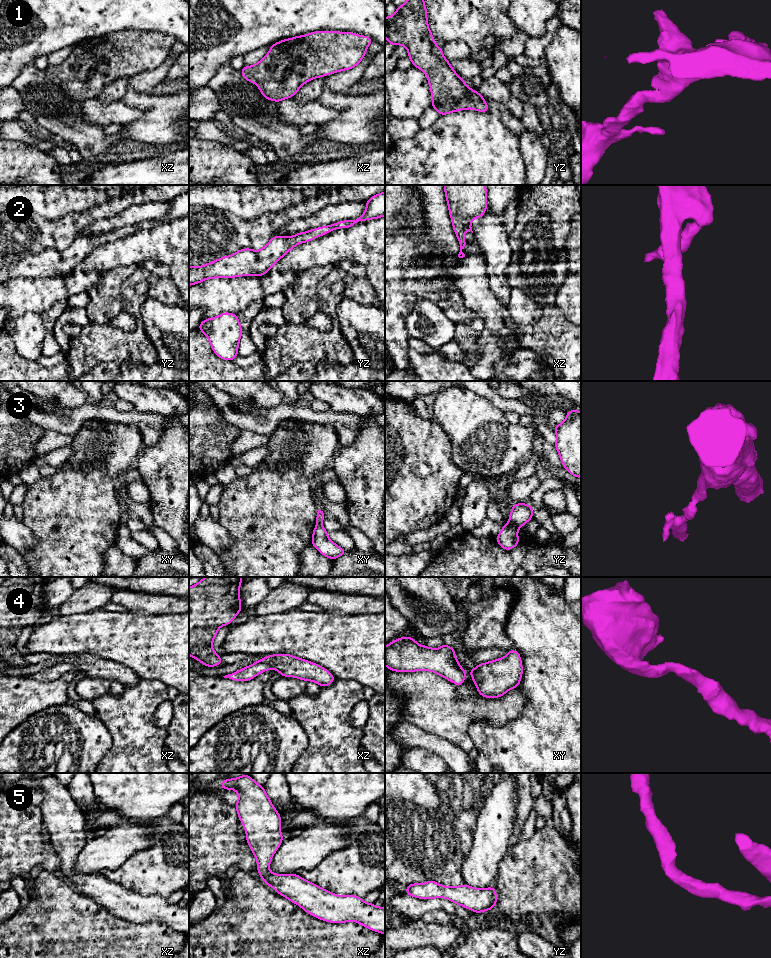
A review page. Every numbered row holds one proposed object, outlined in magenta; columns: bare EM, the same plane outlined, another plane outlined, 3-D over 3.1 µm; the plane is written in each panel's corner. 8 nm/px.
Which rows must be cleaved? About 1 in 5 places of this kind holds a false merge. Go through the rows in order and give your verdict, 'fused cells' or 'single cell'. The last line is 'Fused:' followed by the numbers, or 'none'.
1: single cell
2: single cell
3: fused cells
4: single cell
5: single cell
Fused: 3

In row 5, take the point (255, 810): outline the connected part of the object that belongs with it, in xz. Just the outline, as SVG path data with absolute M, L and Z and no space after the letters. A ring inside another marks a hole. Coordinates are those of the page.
M249 774L225 779L220 786L223 790L232 788L239 795L235 807L247 833L246 841L257 860L260 879L318 919L331 923L355 921L385 935L385 907L365 903L355 895L336 895L297 874L272 873L269 870L271 859L284 838L280 832L281 816L264 787Z

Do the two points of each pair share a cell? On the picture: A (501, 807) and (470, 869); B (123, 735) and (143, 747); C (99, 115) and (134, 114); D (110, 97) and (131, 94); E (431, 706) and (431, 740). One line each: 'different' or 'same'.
A: same
B: same
C: same
D: different
E: different

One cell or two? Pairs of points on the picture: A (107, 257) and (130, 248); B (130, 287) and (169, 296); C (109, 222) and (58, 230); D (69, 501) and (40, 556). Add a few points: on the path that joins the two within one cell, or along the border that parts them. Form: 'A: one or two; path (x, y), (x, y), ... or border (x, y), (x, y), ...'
A: one; path (113, 253), (115, 251), (124, 251)
B: one; path (138, 277), (150, 277), (159, 286)
C: two; border (109, 217), (95, 220), (83, 227), (76, 235)
D: one; path (69, 515), (69, 527), (54, 542)

